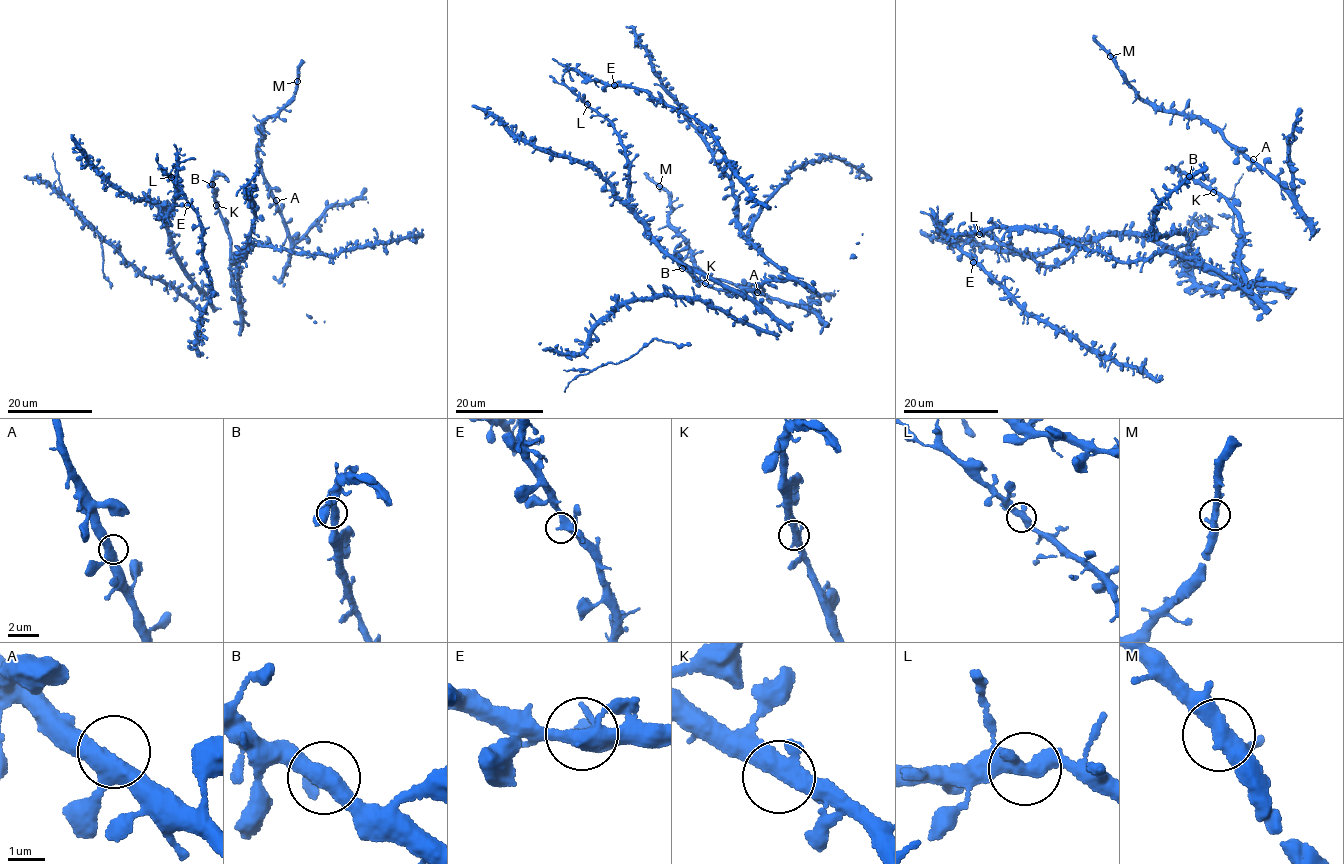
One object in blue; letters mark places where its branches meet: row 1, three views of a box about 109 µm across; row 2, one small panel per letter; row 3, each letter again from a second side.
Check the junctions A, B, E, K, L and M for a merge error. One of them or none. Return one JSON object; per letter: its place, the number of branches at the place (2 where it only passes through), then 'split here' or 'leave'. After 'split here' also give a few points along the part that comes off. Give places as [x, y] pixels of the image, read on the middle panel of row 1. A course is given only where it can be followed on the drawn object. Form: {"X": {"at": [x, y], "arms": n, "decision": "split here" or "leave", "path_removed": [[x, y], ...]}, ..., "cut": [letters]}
{"A": {"at": [757, 292], "arms": 3, "decision": "leave"}, "B": {"at": [682, 268], "arms": 3, "decision": "leave"}, "E": {"at": [614, 85], "arms": 3, "decision": "leave"}, "K": {"at": [705, 283], "arms": 3, "decision": "leave"}, "L": {"at": [587, 104], "arms": 3, "decision": "leave"}, "M": {"at": [659, 186], "arms": 3, "decision": "leave"}, "cut": []}

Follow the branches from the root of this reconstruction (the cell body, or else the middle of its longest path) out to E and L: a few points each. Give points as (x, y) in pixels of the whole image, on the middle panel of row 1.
E: (672, 255), (630, 205), (621, 135), (610, 121), (574, 93), (562, 76), (573, 67), (591, 80), (614, 85)
L: (672, 255), (662, 248), (630, 205), (630, 184), (621, 135), (610, 121), (587, 104)

